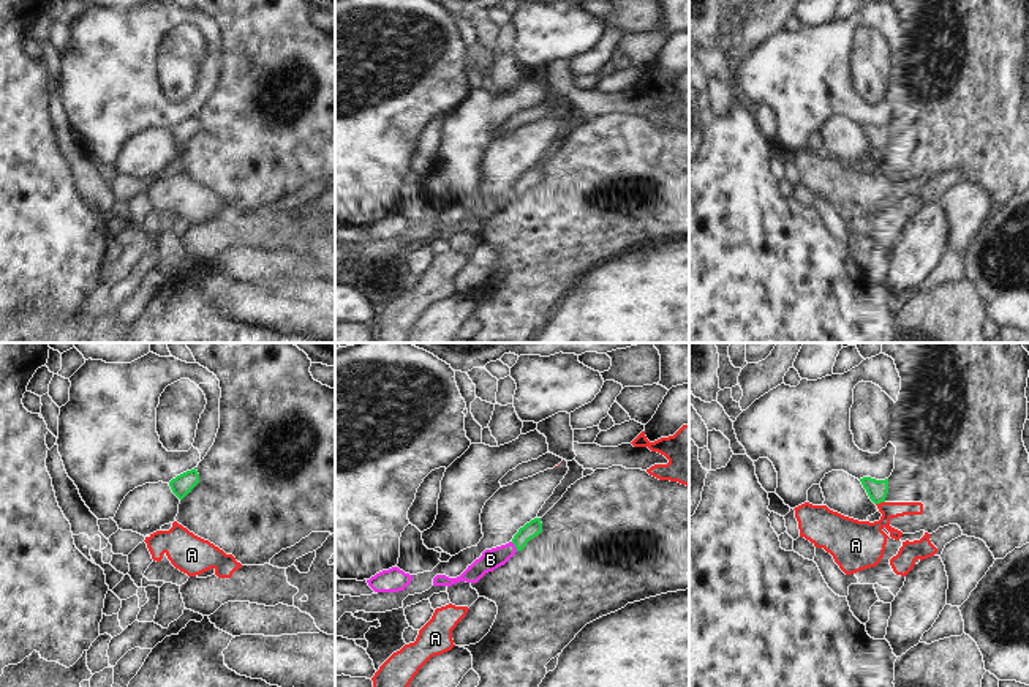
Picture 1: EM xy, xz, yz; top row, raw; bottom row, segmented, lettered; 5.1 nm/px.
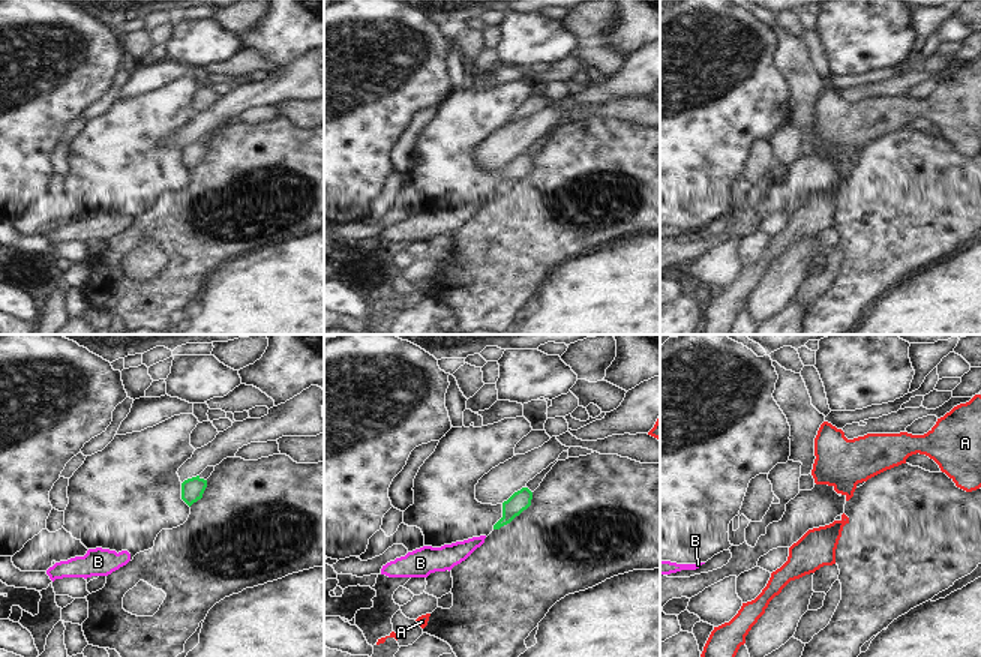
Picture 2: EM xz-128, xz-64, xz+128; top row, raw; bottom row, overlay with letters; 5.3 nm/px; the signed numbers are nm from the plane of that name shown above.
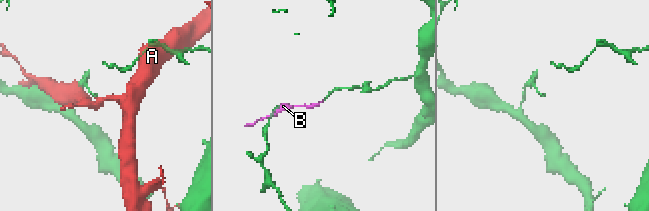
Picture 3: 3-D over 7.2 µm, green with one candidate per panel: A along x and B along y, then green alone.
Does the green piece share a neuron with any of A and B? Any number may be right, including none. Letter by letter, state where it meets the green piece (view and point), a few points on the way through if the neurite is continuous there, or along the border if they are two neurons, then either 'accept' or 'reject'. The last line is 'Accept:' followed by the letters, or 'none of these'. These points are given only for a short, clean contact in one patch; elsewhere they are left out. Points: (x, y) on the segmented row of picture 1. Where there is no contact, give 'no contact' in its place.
A: contact yz (879, 503); reject
B: contact xz (516, 547); way xz (535, 526), (516, 547), (490, 559); accept
Accept: B

